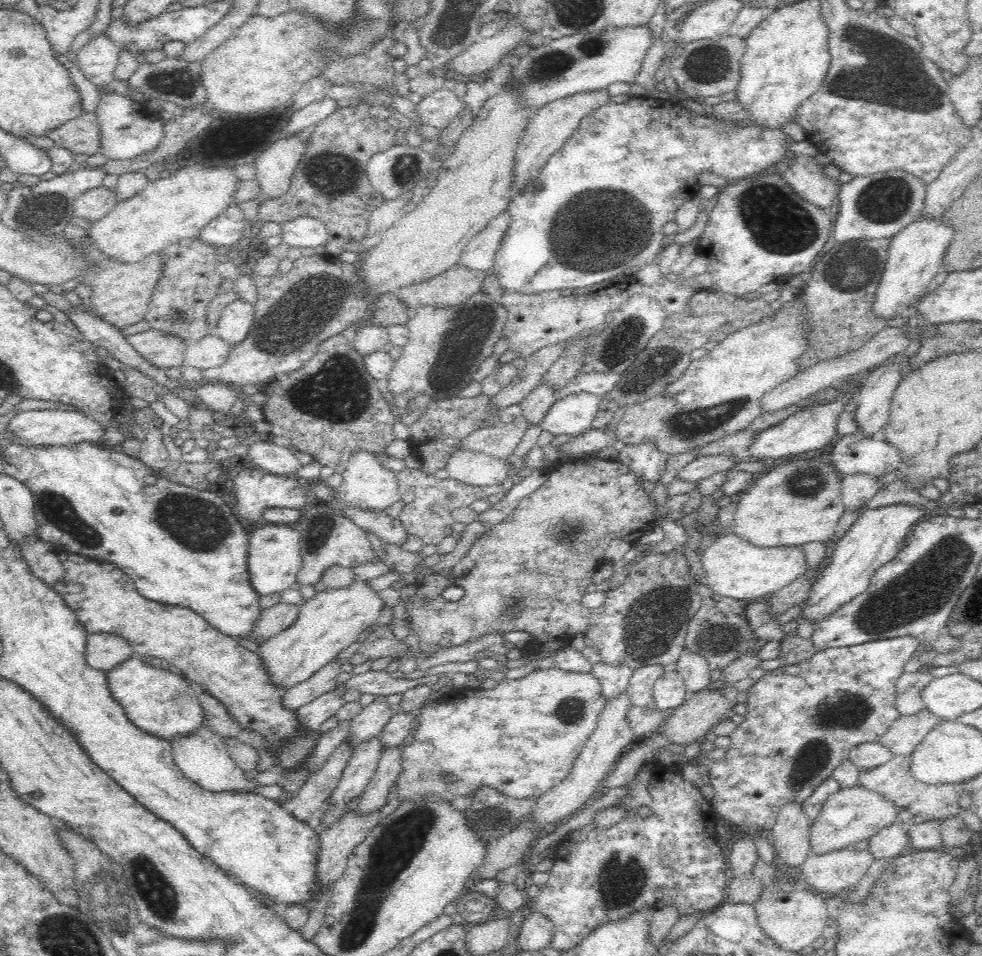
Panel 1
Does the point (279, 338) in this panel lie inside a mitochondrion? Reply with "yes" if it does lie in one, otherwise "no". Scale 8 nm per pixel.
yes

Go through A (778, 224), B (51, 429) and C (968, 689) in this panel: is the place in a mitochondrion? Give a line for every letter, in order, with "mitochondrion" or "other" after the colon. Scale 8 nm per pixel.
A: mitochondrion
B: other
C: other

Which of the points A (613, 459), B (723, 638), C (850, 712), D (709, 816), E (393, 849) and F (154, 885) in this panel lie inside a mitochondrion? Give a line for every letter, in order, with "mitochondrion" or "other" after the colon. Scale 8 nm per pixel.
A: other
B: mitochondrion
C: mitochondrion
D: other
E: mitochondrion
F: mitochondrion

